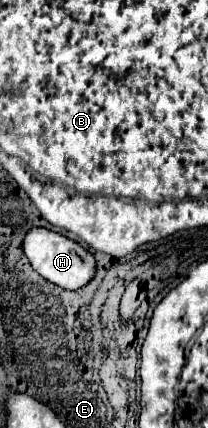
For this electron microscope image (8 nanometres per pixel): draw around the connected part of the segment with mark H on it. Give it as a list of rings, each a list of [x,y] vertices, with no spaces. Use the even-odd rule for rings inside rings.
[[[34,227],[32,231],[28,231],[28,235],[24,237],[24,253],[26,253],[32,269],[40,277],[44,277],[46,281],[50,281],[62,289],[68,289],[68,291],[76,291],[76,289],[84,287],[96,275],[96,259],[90,251],[86,251],[76,241],[72,241],[64,235],[42,229],[42,227]]]

